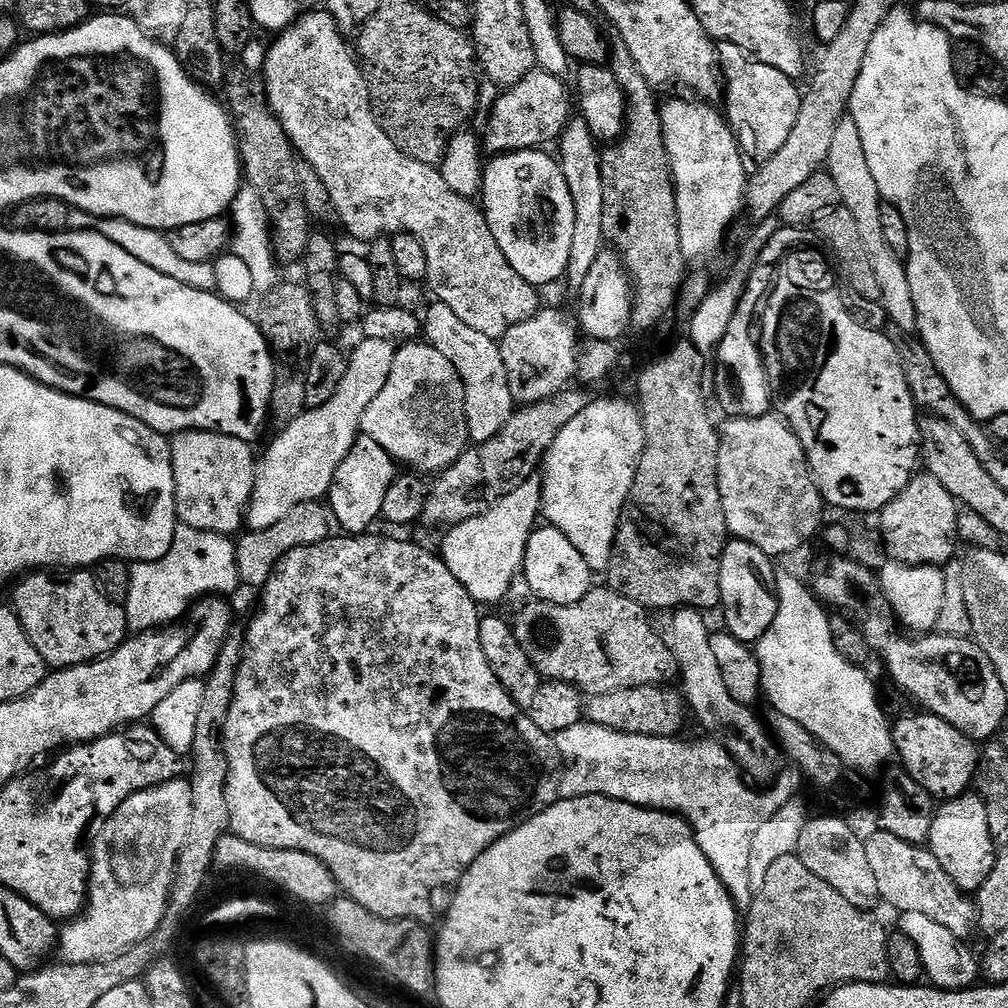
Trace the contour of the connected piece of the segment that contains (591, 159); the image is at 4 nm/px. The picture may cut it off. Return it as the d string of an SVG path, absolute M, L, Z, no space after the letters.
M579 118L568 121L566 130L560 135L558 147L560 147L558 163L566 178L566 186L570 186L570 194L574 202L574 238L570 241L570 262L566 281L568 280L572 290L578 290L582 282L586 282L586 274L590 274L590 266L594 266L594 258L598 258L598 254L606 248L602 230L601 153L598 151L598 141L592 137L590 126L586 126L586 122Z

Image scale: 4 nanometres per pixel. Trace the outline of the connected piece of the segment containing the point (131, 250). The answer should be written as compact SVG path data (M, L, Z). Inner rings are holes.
M69 209L67 214L68 231L87 231L95 229L102 233L115 245L122 247L128 254L134 255L140 262L150 266L159 273L166 274L176 282L183 285L202 290L203 292L213 292L217 286L217 272L213 263L196 263L183 261L178 254L171 249L167 235L159 229L138 227L136 224L126 223L125 220L110 219L97 216L86 215L84 211Z

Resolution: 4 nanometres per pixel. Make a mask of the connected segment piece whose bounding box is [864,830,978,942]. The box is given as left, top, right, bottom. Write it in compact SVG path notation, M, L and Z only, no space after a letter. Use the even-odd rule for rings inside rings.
M873 831L874 834L865 839L866 858L878 881L878 894L881 901L892 908L897 908L897 913L913 912L926 914L926 918L934 918L934 922L946 926L950 934L960 940L971 941L972 931L978 928L978 913L976 901L969 893L962 891L942 870L938 858L928 851L927 847L910 842L902 842L902 838L894 838L894 834Z

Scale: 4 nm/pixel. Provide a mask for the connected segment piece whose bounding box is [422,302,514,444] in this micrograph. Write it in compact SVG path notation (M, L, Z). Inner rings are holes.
M432 302L428 313L423 313L422 336L431 348L438 350L438 354L446 358L446 362L450 362L450 366L454 366L456 376L460 379L460 385L464 388L464 413L468 423L469 441L472 444L481 444L494 438L494 434L498 434L498 430L506 426L514 411L499 343L479 330L466 326L466 322L462 322L462 318L458 318L458 314L450 310L450 306L439 302Z

